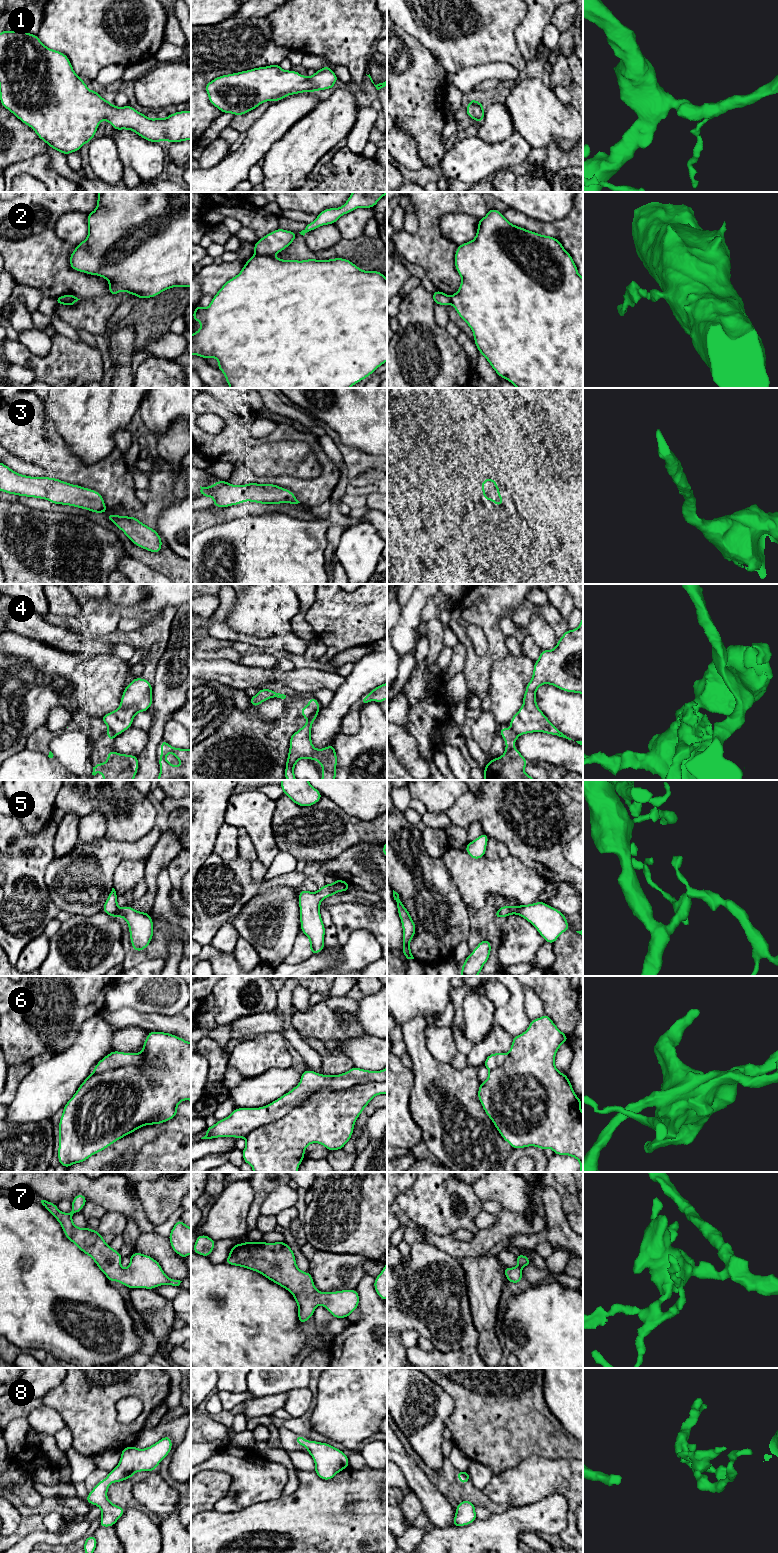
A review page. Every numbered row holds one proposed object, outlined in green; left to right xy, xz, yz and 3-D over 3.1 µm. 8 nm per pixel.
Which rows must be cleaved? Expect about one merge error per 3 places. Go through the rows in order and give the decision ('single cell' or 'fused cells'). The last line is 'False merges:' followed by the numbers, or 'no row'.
1: single cell
2: fused cells
3: single cell
4: fused cells
5: single cell
6: fused cells
7: single cell
8: single cell
False merges: 2, 4, 6

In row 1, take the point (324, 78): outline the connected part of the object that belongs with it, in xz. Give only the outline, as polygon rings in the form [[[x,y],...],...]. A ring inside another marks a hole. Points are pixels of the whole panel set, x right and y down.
[[[272,64],[221,75],[207,83],[205,90],[209,102],[223,113],[245,115],[268,100],[276,102],[293,94],[332,89],[337,80],[327,66],[306,77]]]

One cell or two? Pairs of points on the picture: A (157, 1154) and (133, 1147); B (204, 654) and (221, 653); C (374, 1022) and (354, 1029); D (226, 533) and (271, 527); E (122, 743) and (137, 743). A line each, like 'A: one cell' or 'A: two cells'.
A: two cells
B: one cell
C: two cells
D: one cell
E: one cell

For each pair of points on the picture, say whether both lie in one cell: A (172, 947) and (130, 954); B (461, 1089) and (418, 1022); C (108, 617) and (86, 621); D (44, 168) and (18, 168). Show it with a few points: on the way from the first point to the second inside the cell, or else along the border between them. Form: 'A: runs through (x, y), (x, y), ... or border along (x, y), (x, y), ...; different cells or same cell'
A: border along (180, 936), (166, 943), (163, 958); different cells
B: runs through (443, 1078), (419, 1054), (417, 1040); same cell
C: runs through (103, 621), (91, 621); same cell
D: runs through (38, 168), (24, 168); same cell

